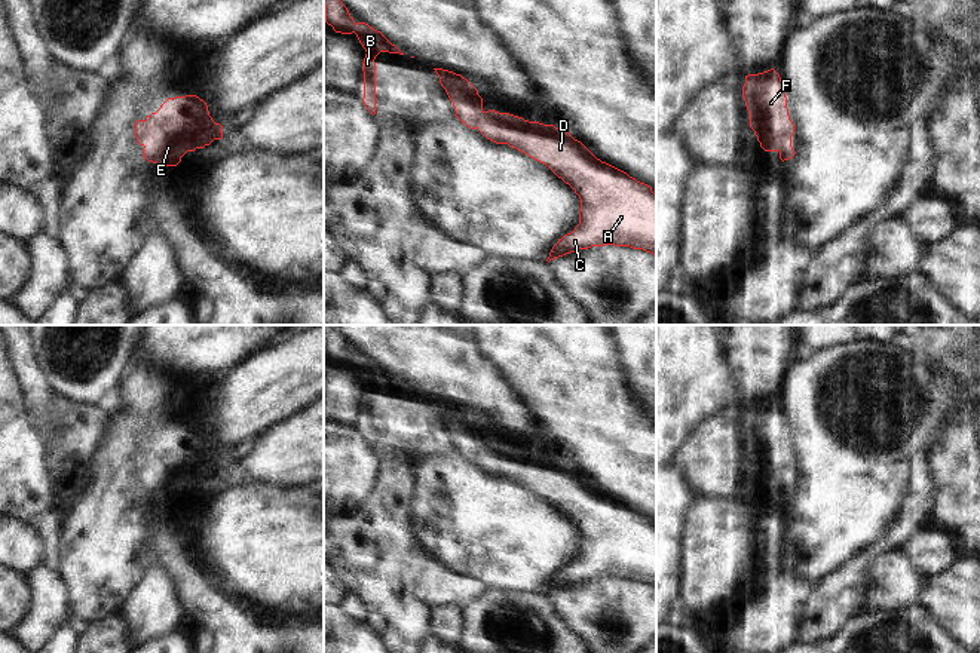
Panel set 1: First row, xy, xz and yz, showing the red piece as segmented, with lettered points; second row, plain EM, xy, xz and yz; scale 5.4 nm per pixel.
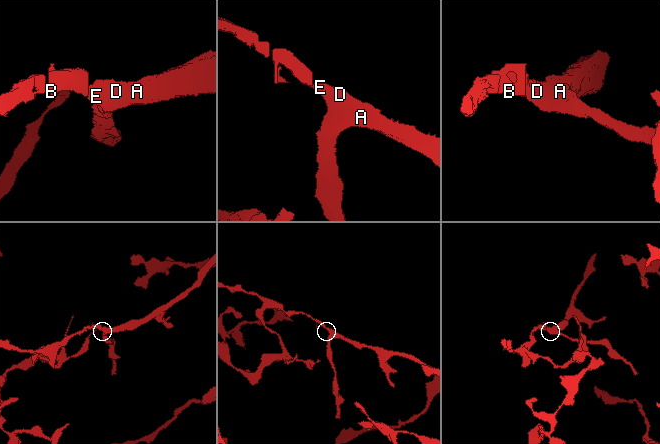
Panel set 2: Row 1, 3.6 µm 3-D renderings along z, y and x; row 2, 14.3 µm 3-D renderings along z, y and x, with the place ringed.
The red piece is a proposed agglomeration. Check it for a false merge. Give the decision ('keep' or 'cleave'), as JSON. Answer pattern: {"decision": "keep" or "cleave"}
{"decision": "keep"}

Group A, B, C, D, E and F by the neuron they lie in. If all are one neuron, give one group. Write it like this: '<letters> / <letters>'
A B C D E F

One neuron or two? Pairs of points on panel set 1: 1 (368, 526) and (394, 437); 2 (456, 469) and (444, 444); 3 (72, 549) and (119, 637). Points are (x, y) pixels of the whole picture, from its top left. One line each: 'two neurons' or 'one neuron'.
1: two neurons
2: two neurons
3: two neurons

